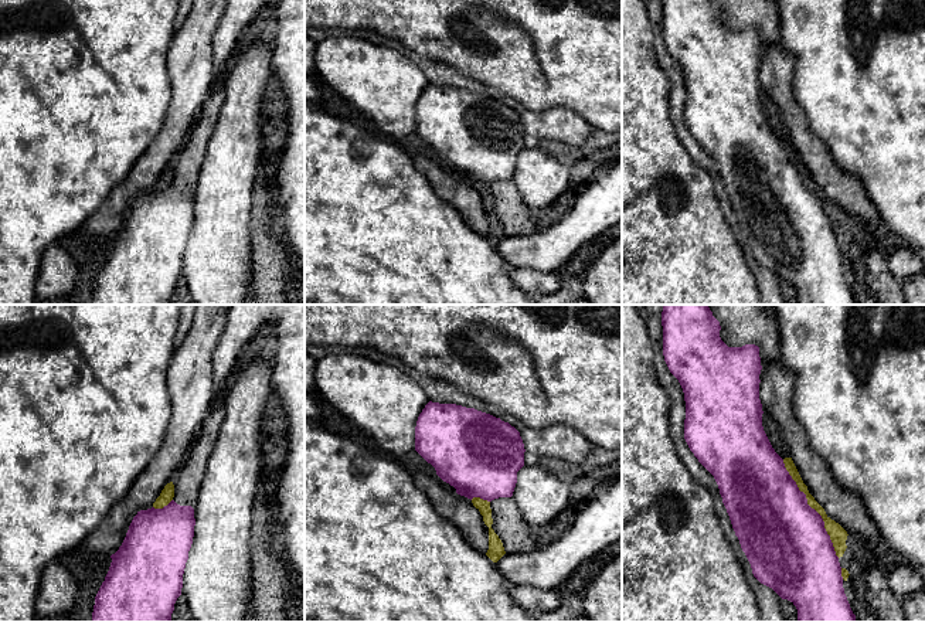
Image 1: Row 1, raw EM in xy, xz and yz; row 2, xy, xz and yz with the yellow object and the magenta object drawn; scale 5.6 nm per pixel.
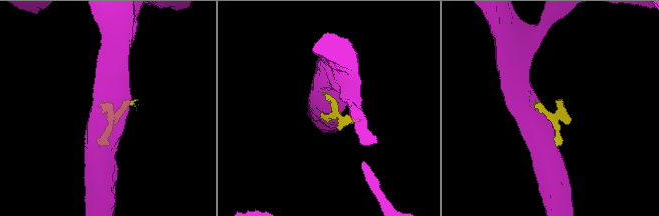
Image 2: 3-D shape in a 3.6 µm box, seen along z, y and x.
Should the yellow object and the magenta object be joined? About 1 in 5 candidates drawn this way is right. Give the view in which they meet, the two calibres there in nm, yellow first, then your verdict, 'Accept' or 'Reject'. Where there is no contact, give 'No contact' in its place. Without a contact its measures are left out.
Touches yellow in yz. Thickness 100 nm (yellow) against 480 nm. Reject

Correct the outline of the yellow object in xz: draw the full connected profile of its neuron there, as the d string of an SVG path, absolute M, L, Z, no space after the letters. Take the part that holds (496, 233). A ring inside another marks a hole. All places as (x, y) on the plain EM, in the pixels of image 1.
M473 180L472 186L480 194L480 197L483 198L484 207L489 210L489 232L486 238L493 245L497 245L506 237L506 234L504 234L501 222L492 211L493 201L492 201L490 184L483 183L480 180Z

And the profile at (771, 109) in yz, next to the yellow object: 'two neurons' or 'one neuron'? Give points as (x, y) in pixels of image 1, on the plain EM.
one neuron

